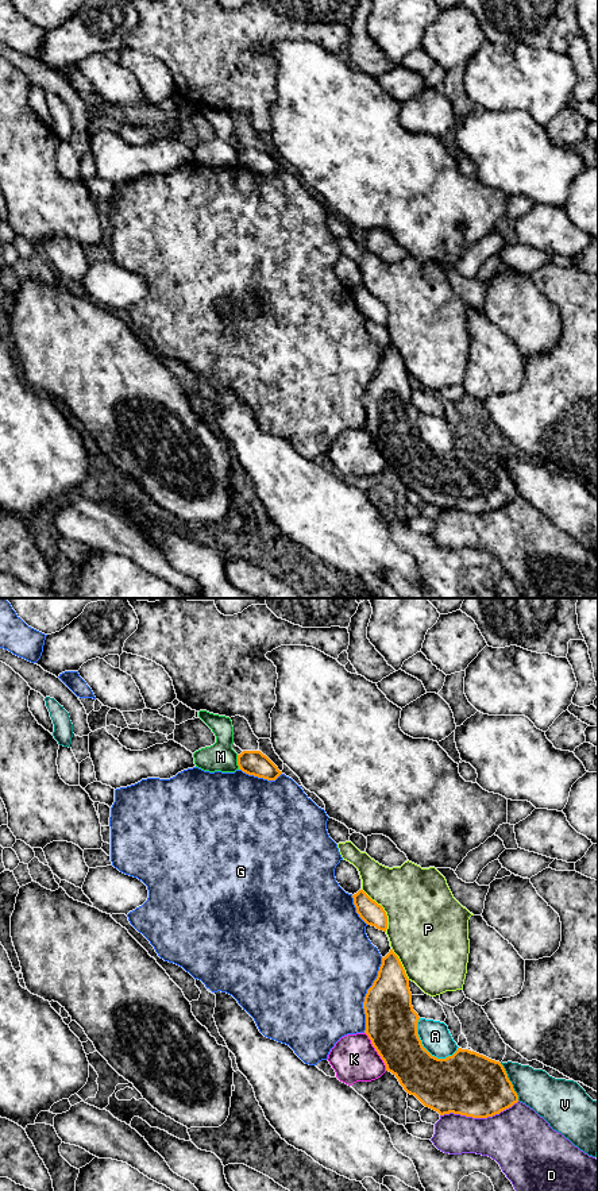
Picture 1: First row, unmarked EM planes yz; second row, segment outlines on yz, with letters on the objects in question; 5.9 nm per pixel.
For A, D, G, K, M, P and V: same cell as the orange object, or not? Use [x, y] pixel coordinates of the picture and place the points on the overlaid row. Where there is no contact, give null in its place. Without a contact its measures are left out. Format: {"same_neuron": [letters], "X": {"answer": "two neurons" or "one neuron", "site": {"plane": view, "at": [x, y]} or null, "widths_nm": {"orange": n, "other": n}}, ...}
{"same_neuron": [], "A": {"answer": "two neurons", "site": {"plane": "yz", "at": [425, 1049]}, "widths_nm": {"orange": 320, "other": 180}}, "D": {"answer": "two neurons", "site": {"plane": "yz", "at": [479, 1117]}, "widths_nm": {"orange": 380, "other": 360}}, "G": {"answer": "two neurons", "site": {"plane": "yz", "at": [366, 995]}, "widths_nm": {"orange": 300, "other": 480}}, "K": {"answer": "two neurons", "site": {"plane": "yz", "at": [375, 1049]}, "widths_nm": {"orange": 300, "other": 280}}, "M": {"answer": "two neurons", "site": {"plane": "yz", "at": [238, 762]}, "widths_nm": {"orange": 150, "other": 170}}, "P": {"answer": "two neurons", "site": {"plane": "yz", "at": [382, 909]}, "widths_nm": {"orange": 140, "other": 440}}, "V": {"answer": "two neurons", "site": {"plane": "yz", "at": [510, 1082]}, "widths_nm": {"orange": 380, "other": 240}}}

